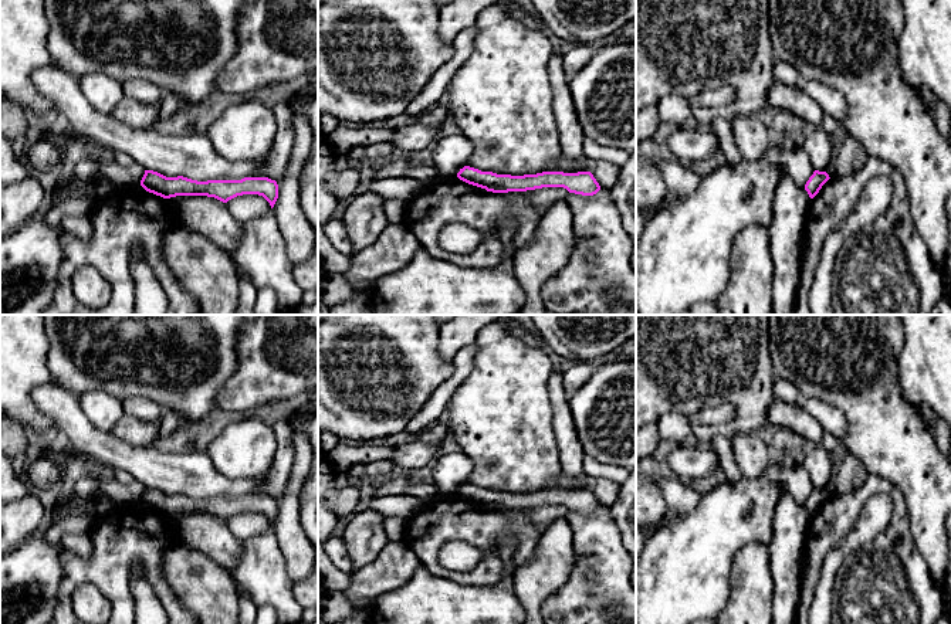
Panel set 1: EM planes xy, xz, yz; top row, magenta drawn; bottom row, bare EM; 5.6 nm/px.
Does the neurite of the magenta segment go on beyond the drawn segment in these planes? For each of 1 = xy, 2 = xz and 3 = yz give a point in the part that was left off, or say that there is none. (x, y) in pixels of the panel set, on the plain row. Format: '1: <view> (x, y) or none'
1: none
2: none
3: none

